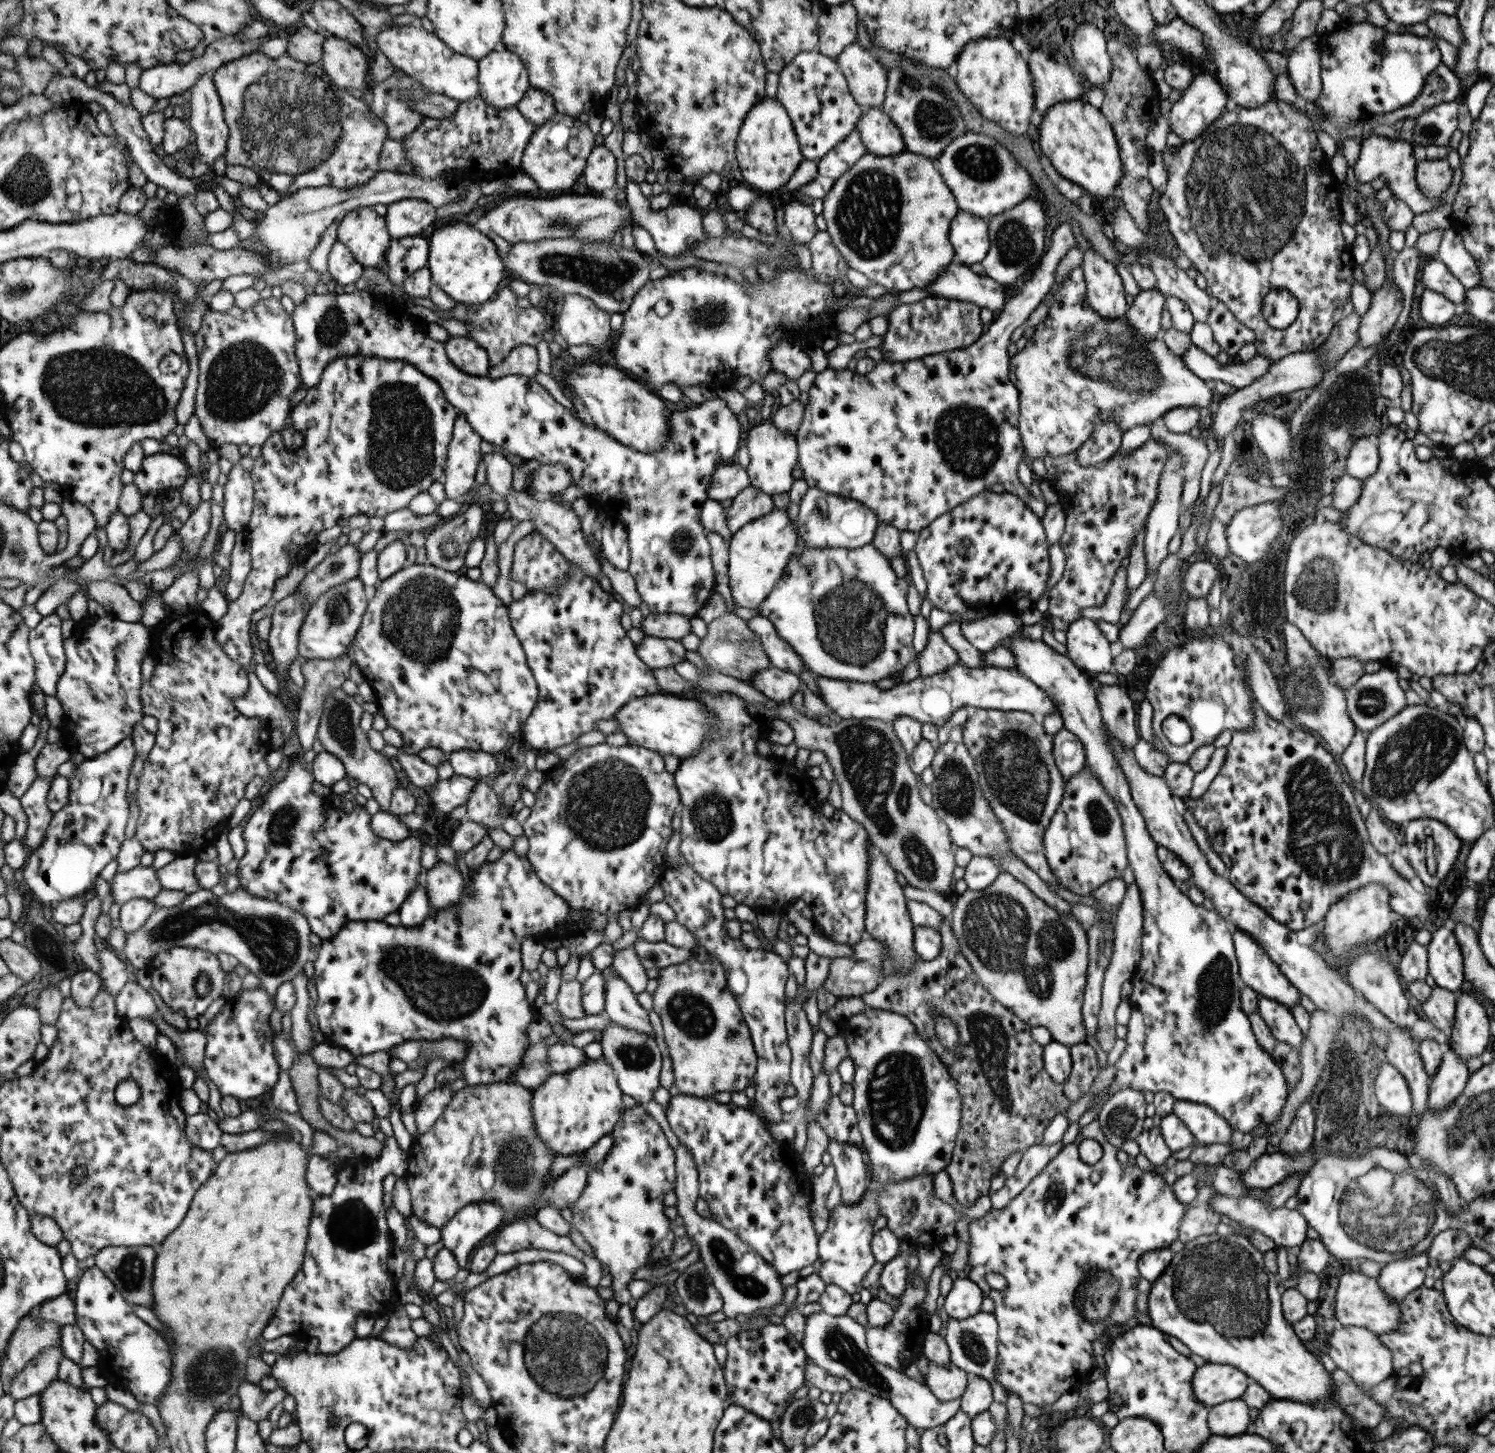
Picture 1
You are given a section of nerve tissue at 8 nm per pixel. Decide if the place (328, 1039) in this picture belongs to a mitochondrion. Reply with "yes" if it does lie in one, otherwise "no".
no

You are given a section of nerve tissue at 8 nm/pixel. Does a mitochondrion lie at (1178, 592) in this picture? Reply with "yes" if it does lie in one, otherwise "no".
no

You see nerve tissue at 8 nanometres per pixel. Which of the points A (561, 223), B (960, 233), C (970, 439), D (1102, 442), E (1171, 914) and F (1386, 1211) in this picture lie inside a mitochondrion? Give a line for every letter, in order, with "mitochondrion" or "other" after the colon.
A: mitochondrion
B: other
C: mitochondrion
D: other
E: other
F: mitochondrion

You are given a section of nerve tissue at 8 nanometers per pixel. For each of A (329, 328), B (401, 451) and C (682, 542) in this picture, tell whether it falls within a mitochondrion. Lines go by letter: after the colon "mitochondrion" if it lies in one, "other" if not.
A: mitochondrion
B: mitochondrion
C: mitochondrion

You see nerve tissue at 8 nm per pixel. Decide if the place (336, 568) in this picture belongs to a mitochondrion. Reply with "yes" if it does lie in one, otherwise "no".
yes

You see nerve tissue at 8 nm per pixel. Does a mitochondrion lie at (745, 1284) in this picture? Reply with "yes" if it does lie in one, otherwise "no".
yes

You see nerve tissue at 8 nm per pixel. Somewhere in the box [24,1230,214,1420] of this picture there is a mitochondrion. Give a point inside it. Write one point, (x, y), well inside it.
(131, 1270)

